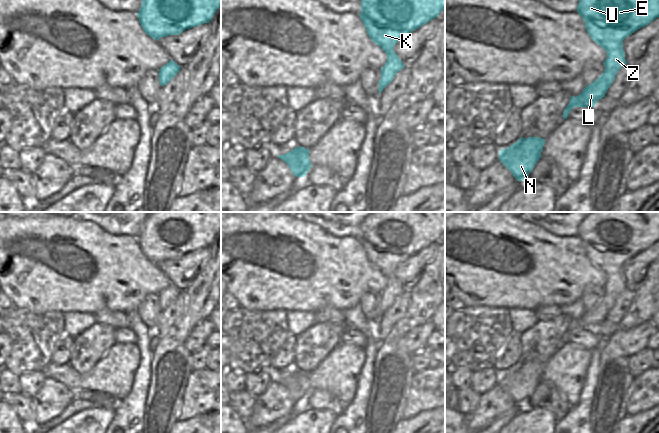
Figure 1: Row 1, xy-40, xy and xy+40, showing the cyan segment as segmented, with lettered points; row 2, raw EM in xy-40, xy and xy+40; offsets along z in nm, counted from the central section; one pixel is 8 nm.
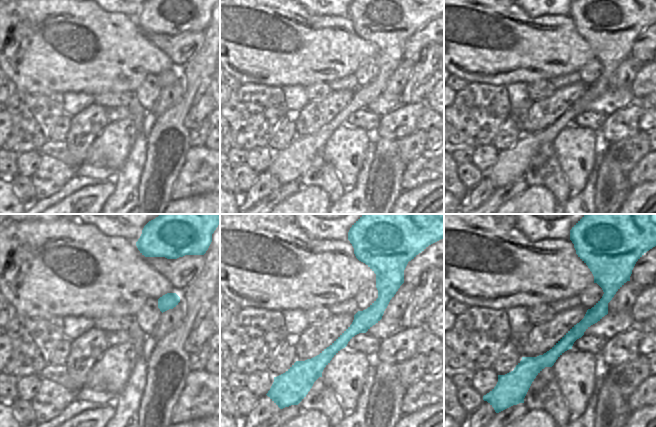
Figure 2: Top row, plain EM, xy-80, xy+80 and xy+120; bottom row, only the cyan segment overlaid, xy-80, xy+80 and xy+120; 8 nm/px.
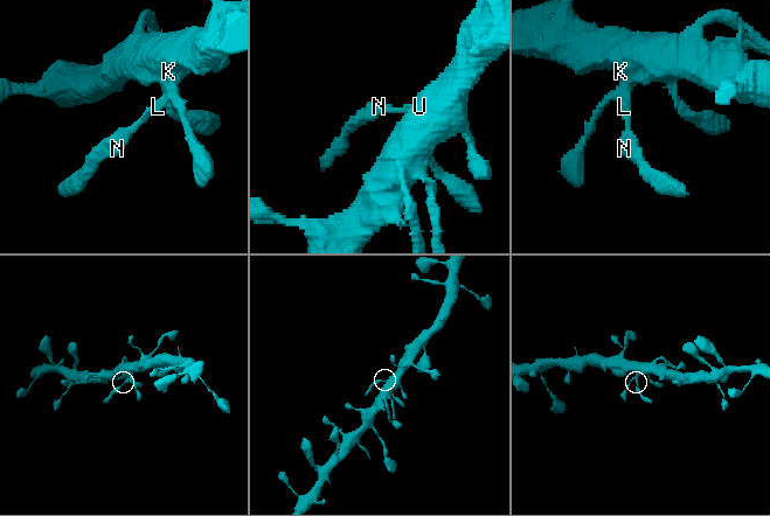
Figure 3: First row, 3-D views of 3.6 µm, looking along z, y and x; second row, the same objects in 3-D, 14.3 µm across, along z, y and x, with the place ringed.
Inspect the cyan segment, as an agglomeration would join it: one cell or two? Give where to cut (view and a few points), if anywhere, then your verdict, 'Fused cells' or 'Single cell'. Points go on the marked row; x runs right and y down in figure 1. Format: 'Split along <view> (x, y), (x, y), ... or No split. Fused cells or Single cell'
Split along xy+40 (605, 66), (608, 68), (607, 84), (609, 86). Fused cells

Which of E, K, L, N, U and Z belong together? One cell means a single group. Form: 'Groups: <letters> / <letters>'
Groups: E K U Z / L N

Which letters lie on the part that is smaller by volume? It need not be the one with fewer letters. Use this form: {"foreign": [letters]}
{"foreign": ["L", "N"]}

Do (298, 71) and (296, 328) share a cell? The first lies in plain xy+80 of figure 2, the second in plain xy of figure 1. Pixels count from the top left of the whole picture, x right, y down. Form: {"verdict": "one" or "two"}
{"verdict": "two"}

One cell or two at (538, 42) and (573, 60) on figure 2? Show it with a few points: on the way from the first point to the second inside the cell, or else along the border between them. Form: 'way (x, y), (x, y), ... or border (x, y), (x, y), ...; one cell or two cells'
way (547, 47), (556, 47), (565, 51); one cell

